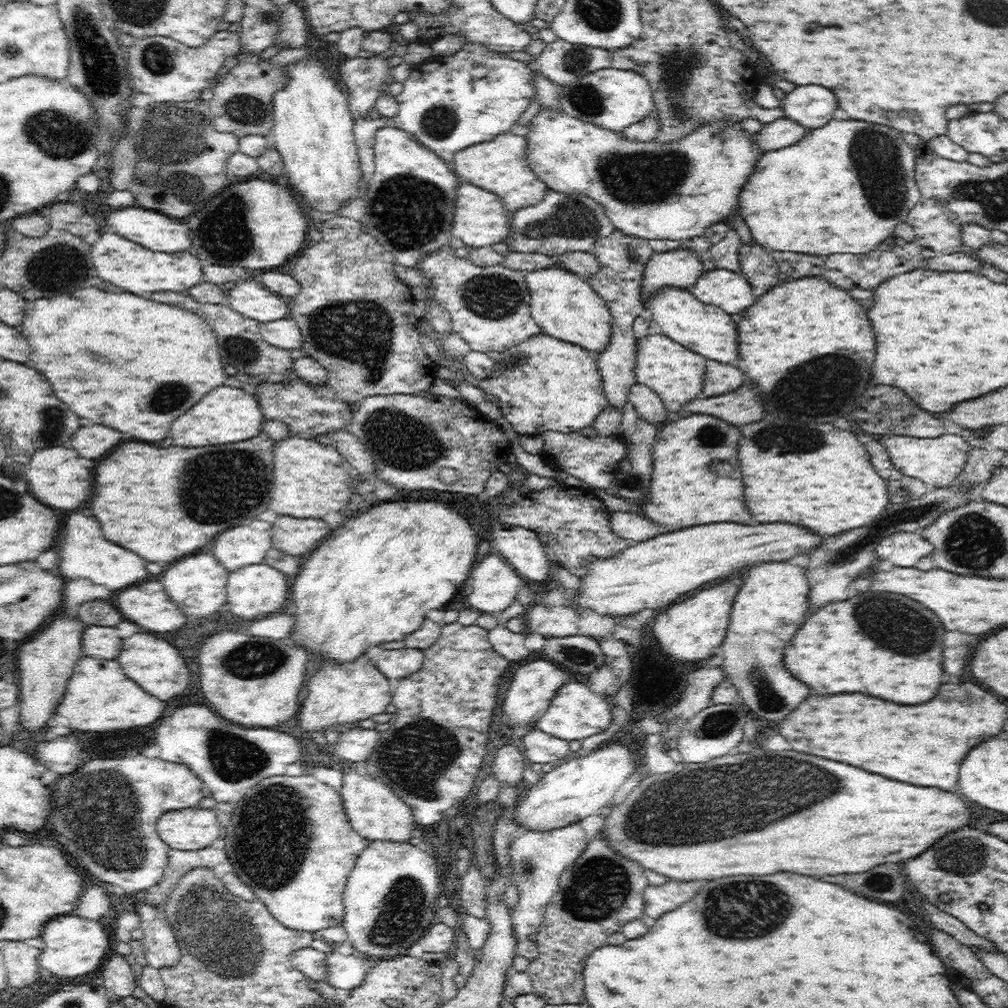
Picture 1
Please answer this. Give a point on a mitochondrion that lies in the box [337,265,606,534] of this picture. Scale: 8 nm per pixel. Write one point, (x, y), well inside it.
(400, 440)

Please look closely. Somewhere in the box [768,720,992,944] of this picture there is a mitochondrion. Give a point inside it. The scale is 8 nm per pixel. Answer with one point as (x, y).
(965, 854)

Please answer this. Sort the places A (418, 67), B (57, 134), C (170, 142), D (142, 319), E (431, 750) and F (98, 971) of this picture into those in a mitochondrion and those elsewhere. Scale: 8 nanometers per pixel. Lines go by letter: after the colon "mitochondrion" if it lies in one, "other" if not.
A: other
B: mitochondrion
C: mitochondrion
D: other
E: mitochondrion
F: other

